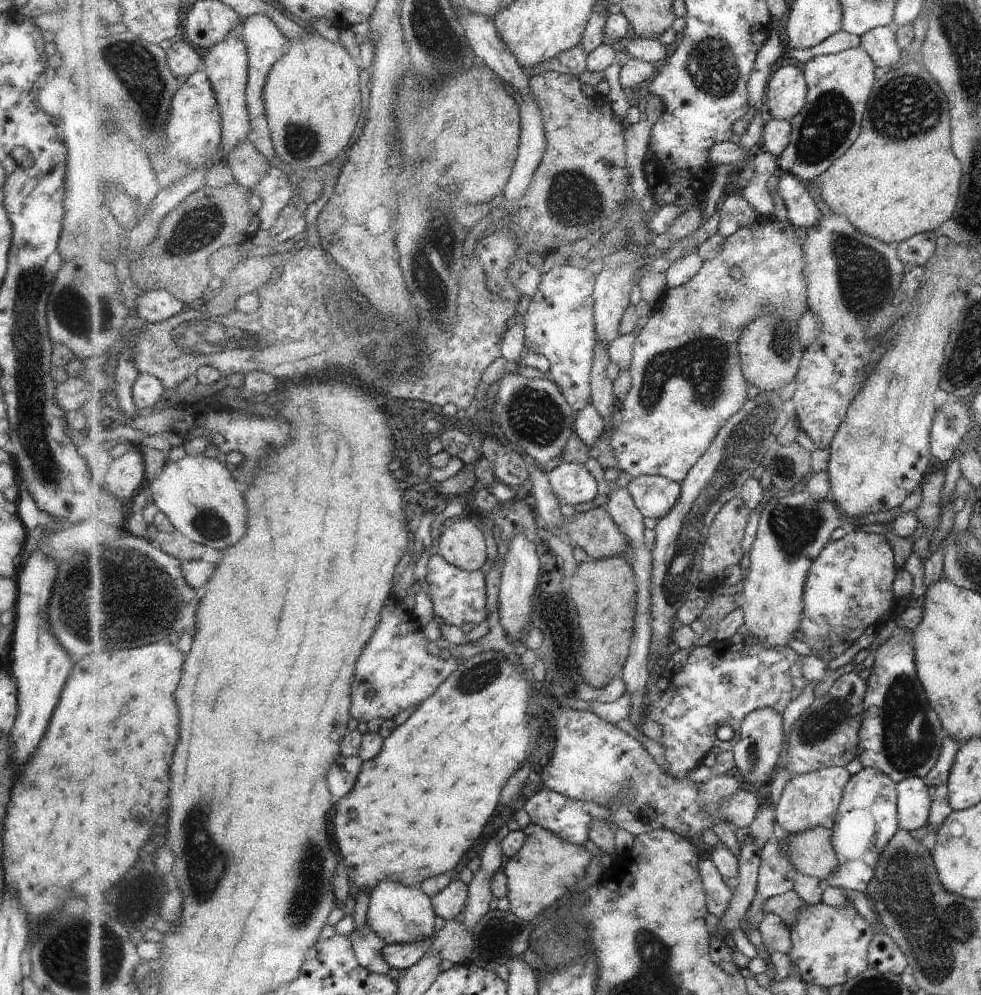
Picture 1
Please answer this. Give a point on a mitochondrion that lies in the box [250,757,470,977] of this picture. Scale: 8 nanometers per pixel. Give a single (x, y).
(310, 888)

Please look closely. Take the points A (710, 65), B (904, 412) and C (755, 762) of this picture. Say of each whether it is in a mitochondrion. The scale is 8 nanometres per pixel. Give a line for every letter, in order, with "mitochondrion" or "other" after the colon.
A: mitochondrion
B: other
C: mitochondrion

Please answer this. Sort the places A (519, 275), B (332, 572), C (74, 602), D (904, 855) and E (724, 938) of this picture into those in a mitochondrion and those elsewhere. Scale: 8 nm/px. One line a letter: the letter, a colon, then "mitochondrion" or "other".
A: mitochondrion
B: mitochondrion
C: mitochondrion
D: mitochondrion
E: other

